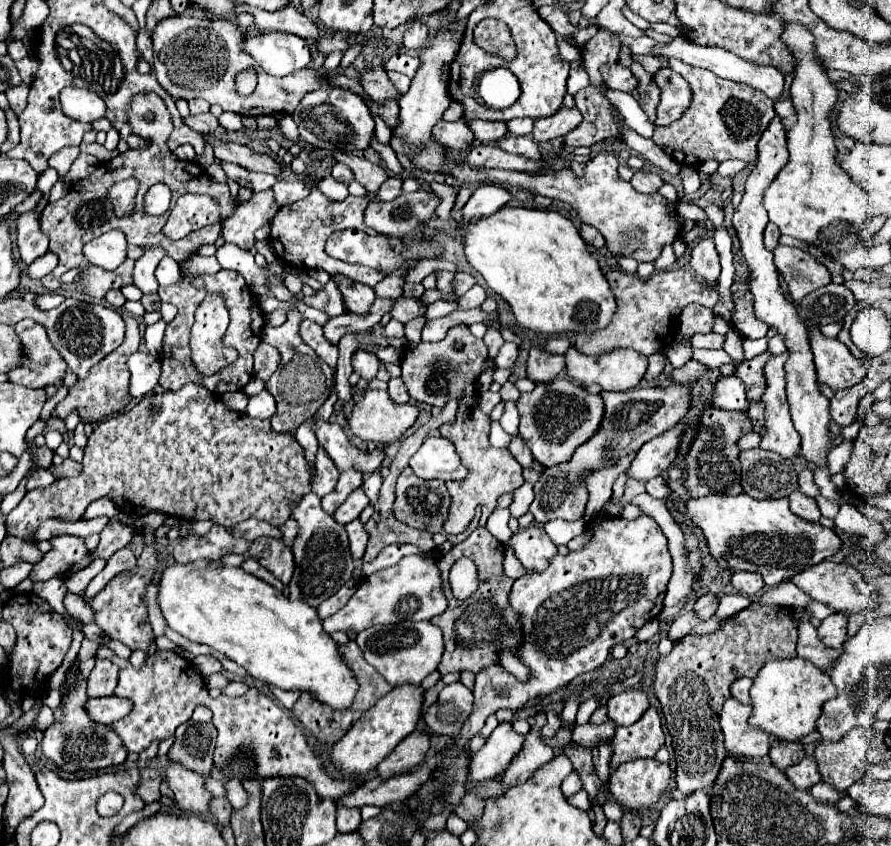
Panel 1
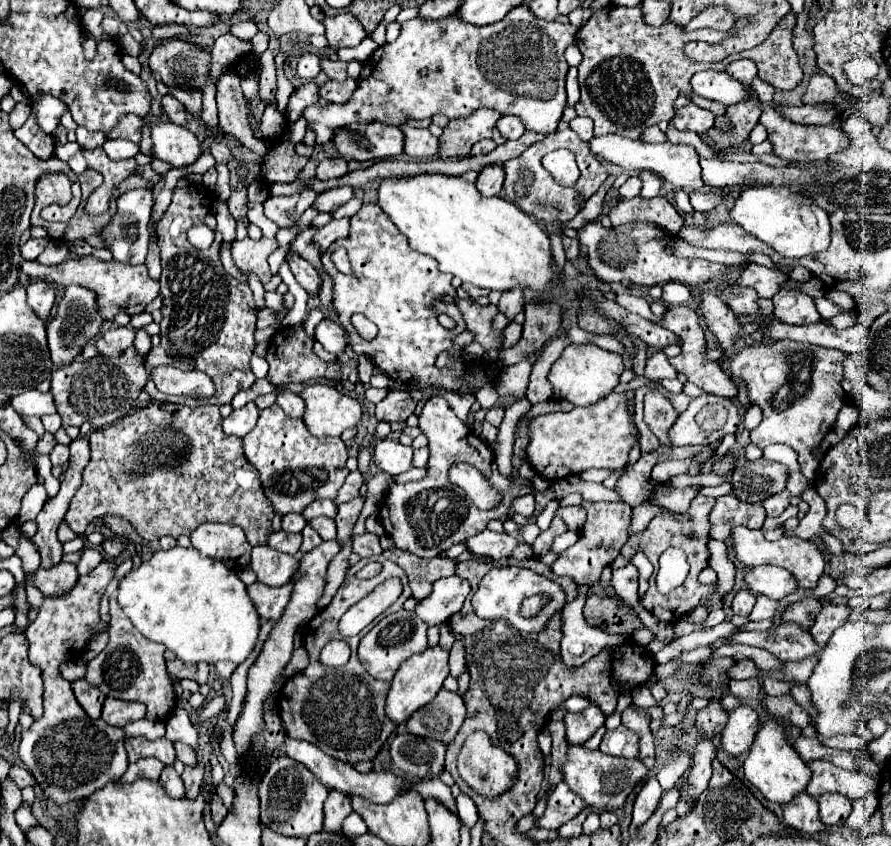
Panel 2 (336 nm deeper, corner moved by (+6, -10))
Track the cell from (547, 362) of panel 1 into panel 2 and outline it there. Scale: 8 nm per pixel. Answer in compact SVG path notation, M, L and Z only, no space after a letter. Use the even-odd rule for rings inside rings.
M527 304L521 340L513 348L499 352L499 358L503 360L505 366L511 366L525 360L529 354L541 352L543 346L553 336L557 336L559 326L561 326L559 304Z

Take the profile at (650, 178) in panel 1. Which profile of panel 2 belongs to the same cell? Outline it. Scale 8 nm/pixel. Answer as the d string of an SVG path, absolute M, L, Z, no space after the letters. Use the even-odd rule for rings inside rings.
M629 198L619 202L619 206L615 206L609 212L609 218L613 222L613 226L621 226L627 222L653 222L661 228L665 228L669 234L677 234L679 228L683 226L683 216L667 202L667 198Z

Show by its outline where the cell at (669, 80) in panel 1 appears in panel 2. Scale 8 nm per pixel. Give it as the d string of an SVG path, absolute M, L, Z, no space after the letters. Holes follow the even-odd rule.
M687 104L685 108L681 108L675 116L675 128L677 130L691 130L697 134L707 132L713 126L715 114L709 110L703 110L695 104Z

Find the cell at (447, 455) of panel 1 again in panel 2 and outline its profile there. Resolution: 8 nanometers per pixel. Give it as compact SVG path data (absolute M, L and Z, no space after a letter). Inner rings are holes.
M389 438L375 442L373 460L379 470L393 474L393 476L415 468L413 466L413 448L403 446L401 442L393 442Z

